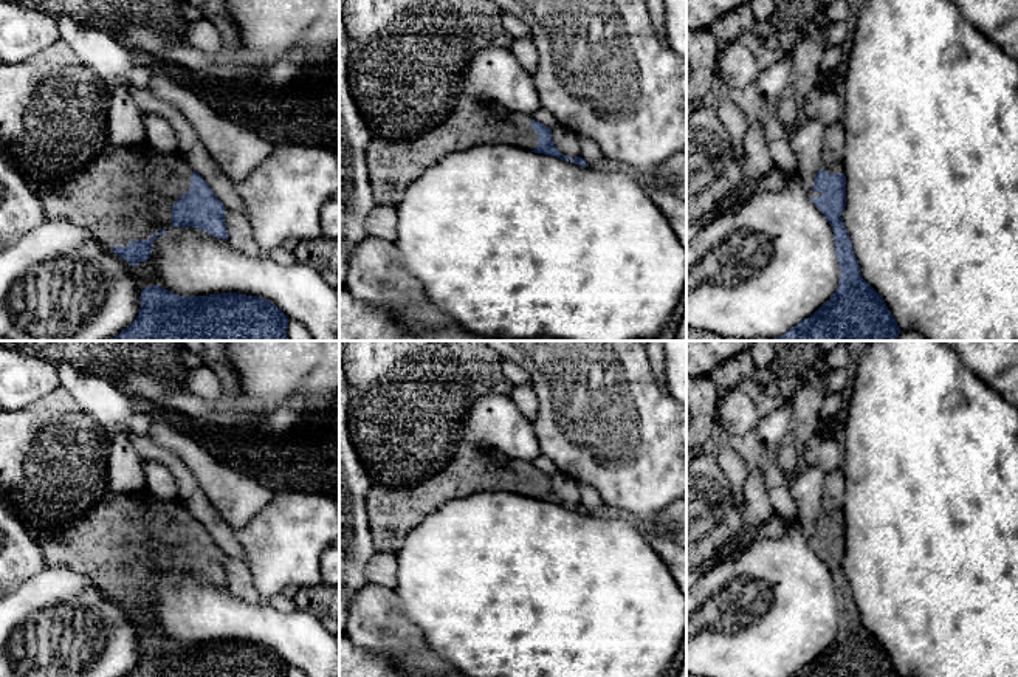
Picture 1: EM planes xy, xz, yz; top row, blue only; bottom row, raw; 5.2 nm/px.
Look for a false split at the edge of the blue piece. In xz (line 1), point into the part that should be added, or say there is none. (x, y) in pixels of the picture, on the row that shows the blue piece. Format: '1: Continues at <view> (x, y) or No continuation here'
1: Continues at xz (392, 168)

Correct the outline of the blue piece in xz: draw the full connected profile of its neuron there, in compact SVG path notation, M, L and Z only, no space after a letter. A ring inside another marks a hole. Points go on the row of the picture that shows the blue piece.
M463 95L451 115L435 129L404 143L372 139L366 150L366 163L372 197L377 206L397 206L406 189L428 169L440 163L445 156L482 146L513 146L535 153L556 156L578 166L589 166L581 156L569 158L562 155L553 139L552 129L535 121L528 115L513 113L502 105L488 101L476 101Z

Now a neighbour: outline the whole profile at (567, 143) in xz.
M556 125L552 129L552 139L556 146L556 149L569 156L569 158L575 158L580 156L580 149L581 149L581 136L576 135L575 132L572 132L567 127L562 125Z

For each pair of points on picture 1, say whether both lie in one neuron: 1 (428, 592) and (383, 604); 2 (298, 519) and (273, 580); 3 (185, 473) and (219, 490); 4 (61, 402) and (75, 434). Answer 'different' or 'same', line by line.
1: different
2: same
3: different
4: same

